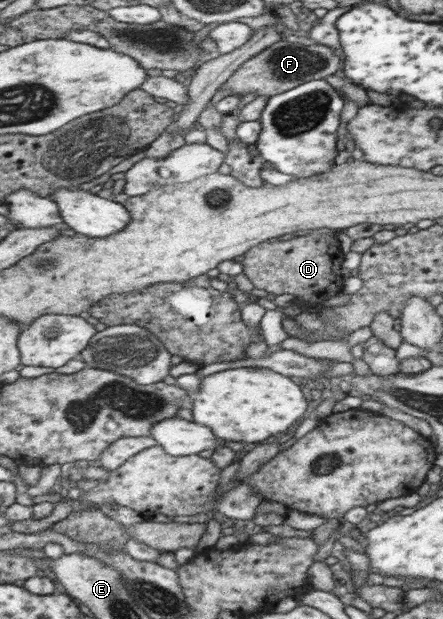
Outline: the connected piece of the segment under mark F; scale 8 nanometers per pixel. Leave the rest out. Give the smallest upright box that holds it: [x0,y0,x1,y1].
[218,38,341,97]

